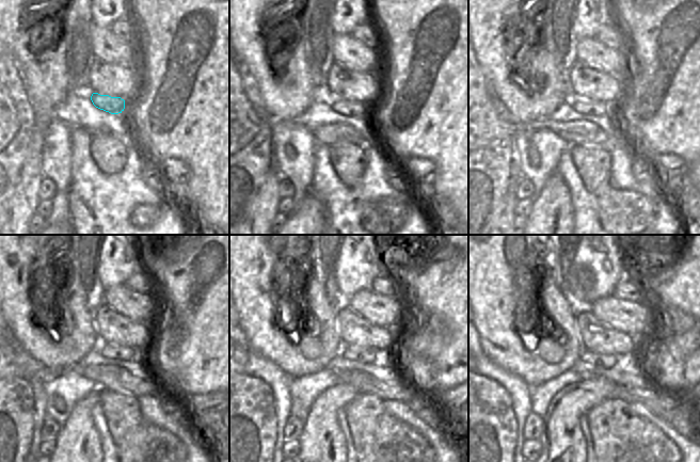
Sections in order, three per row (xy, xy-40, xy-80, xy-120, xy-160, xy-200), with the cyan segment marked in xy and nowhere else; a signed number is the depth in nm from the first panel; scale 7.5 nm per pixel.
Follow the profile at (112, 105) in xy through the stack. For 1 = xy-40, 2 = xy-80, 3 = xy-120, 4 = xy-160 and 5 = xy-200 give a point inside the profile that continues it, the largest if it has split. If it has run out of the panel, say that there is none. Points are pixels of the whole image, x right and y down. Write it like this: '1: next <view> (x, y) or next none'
1: next xy-40 (344, 107)
2: next xy-80 (585, 106)
3: next xy-120 (109, 350)
4: next xy-160 (362, 354)
5: next xy-200 (607, 362)

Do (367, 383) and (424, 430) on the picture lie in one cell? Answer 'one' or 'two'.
two

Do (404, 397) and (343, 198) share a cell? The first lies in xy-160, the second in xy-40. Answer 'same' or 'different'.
different

